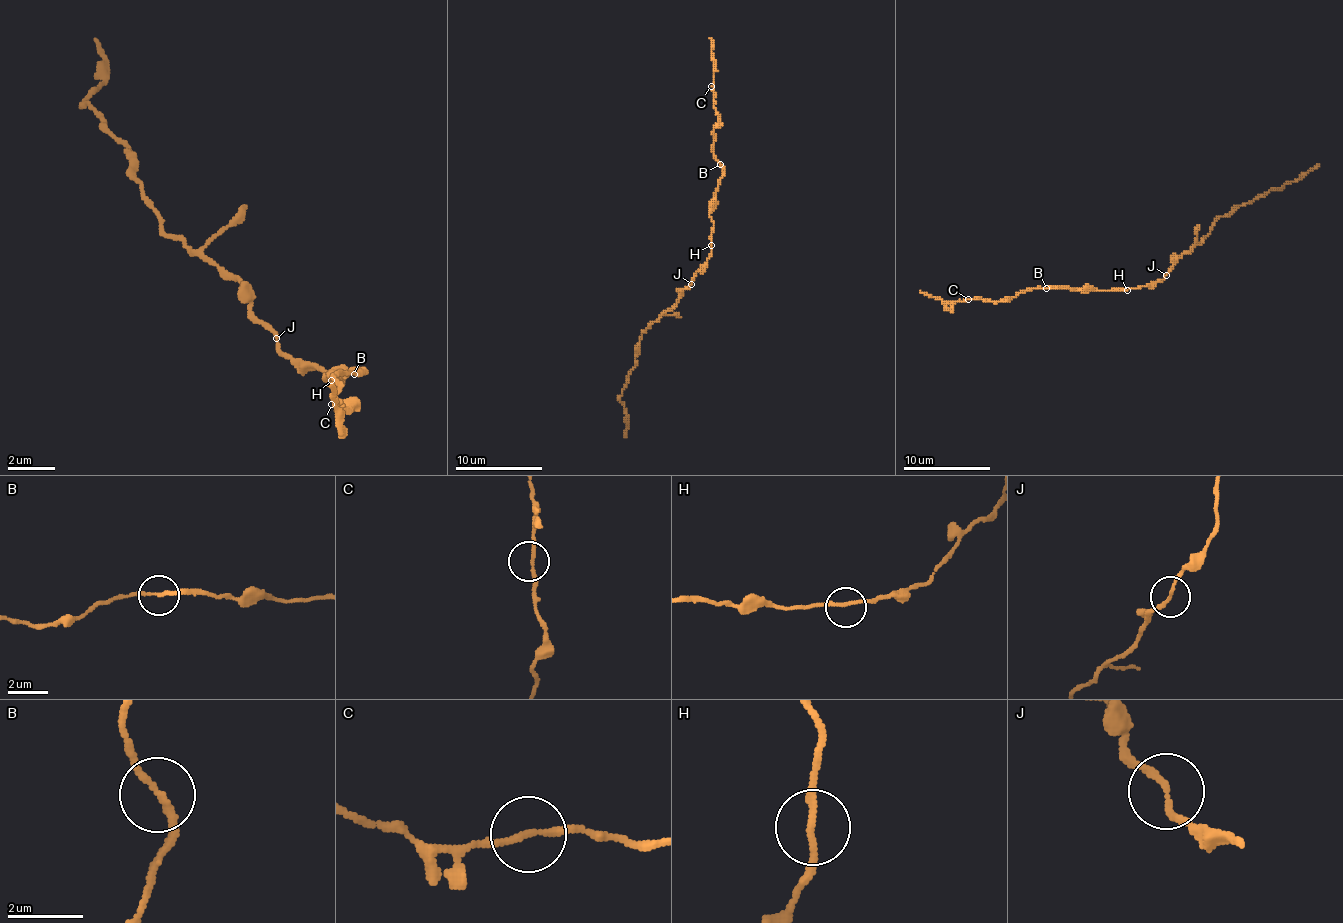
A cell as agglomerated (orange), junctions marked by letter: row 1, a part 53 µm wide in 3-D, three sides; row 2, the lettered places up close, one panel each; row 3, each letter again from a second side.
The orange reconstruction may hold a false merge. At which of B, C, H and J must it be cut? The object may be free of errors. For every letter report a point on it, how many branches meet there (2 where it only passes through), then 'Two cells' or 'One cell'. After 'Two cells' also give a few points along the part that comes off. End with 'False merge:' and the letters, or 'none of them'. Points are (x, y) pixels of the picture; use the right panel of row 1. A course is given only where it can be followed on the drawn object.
B: Place: (1046, 288). Branches: 2. One cell
C: Place: (968, 299). Branches: 2. One cell
H: Place: (1127, 290). Branches: 2. One cell
J: Place: (1166, 275). Branches: 2. One cell
False merge: none of them

